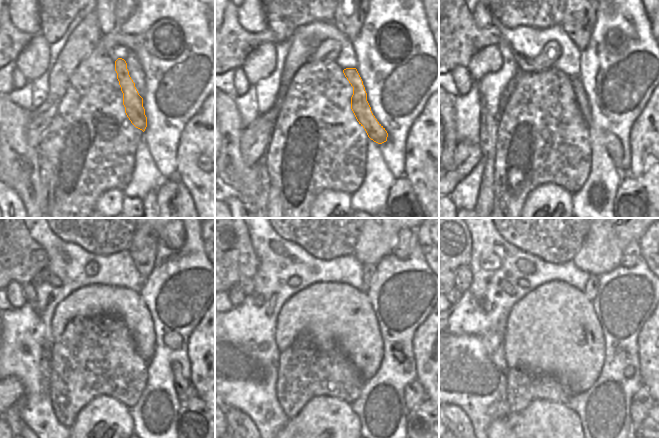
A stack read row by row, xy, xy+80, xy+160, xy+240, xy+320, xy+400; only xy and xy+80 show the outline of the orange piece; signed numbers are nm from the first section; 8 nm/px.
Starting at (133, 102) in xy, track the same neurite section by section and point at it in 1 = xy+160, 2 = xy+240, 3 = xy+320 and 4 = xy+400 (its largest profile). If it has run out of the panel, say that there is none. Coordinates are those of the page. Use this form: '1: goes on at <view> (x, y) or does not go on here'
1: goes on at xy+160 (610, 141)
2: goes on at xy+240 (184, 389)
3: goes on at xy+320 (414, 394)
4: goes on at xy+400 (641, 403)

